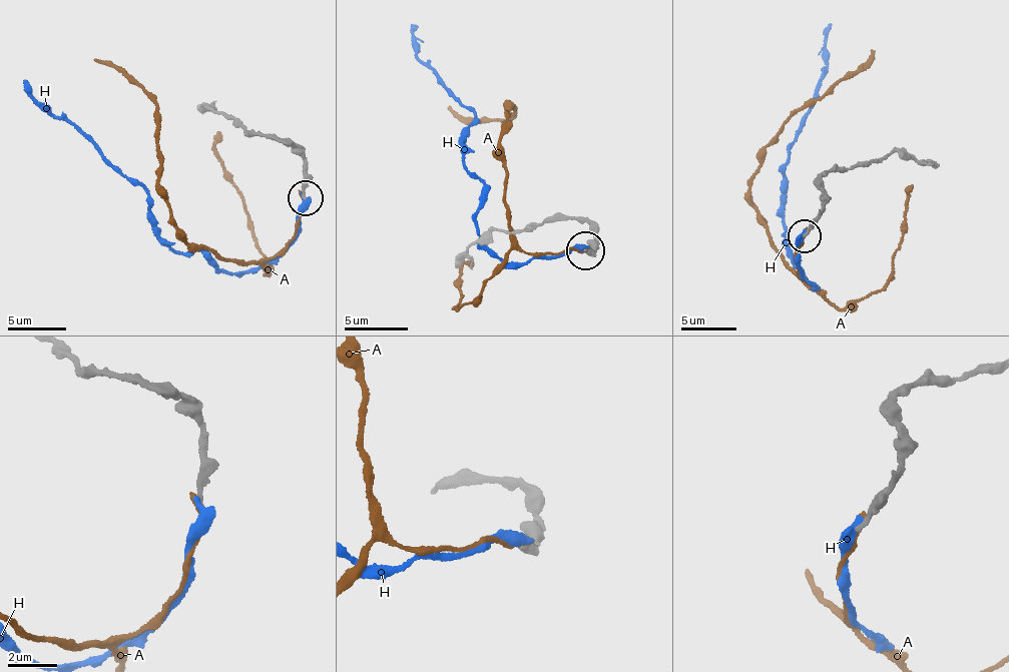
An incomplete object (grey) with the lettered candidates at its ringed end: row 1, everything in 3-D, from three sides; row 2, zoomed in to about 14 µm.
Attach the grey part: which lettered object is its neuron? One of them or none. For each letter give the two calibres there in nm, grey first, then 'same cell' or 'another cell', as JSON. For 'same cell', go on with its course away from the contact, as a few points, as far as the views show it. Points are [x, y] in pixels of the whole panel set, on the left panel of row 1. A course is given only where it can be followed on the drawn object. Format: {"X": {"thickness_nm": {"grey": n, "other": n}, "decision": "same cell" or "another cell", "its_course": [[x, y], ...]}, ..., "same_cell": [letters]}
{"A": {"thickness_nm": {"grey": 220, "other": 220}, "decision": "another cell"}, "H": {"thickness_nm": {"grey": 220, "other": 440}, "decision": "another cell"}, "same_cell": []}

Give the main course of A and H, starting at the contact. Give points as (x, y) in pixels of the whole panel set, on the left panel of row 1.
A: (303, 194), (297, 233), (272, 258), (223, 259), (182, 237), (159, 175), (154, 101), (122, 70), (93, 59)
H: (303, 194), (298, 237), (271, 259), (217, 270), (213, 258), (160, 238), (145, 189), (31, 96), (25, 80)

